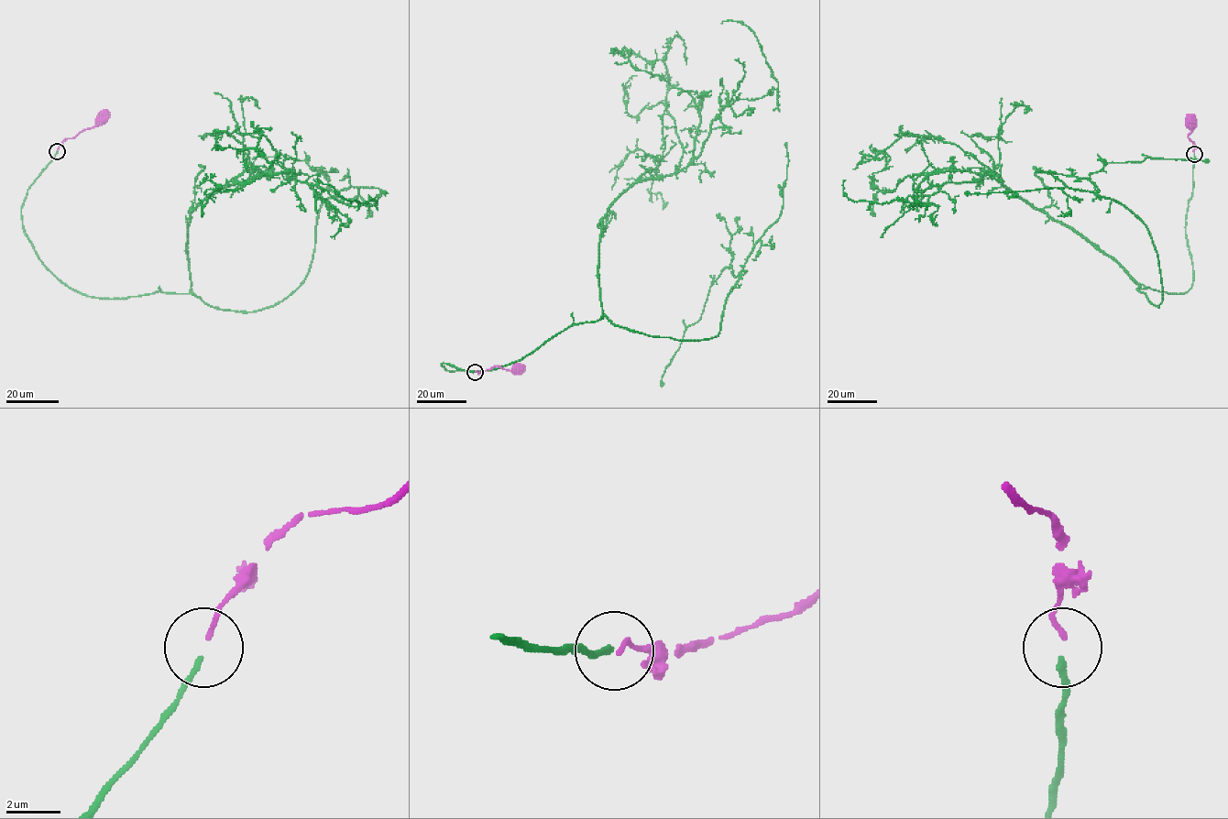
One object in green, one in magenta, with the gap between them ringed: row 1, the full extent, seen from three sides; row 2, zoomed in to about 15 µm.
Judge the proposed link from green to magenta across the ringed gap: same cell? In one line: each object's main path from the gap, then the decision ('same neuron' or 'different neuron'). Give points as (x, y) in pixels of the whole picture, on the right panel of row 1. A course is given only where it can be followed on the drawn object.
green via (1194, 154), (1185, 293), (1138, 288), (996, 173), (930, 186), (921, 206), (851, 201), (846, 180) | magenta via (1194, 153), (1193, 142), (1188, 137), (1192, 131), (1187, 124), (1189, 122) | same neuron

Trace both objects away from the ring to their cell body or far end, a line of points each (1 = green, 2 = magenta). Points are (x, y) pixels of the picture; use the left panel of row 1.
1: (57, 151), (24, 232), (97, 298), (191, 292), (190, 214), (227, 185), (283, 172), (377, 202), (316, 179)
2: (57, 150), (65, 139), (93, 127), (102, 117)

